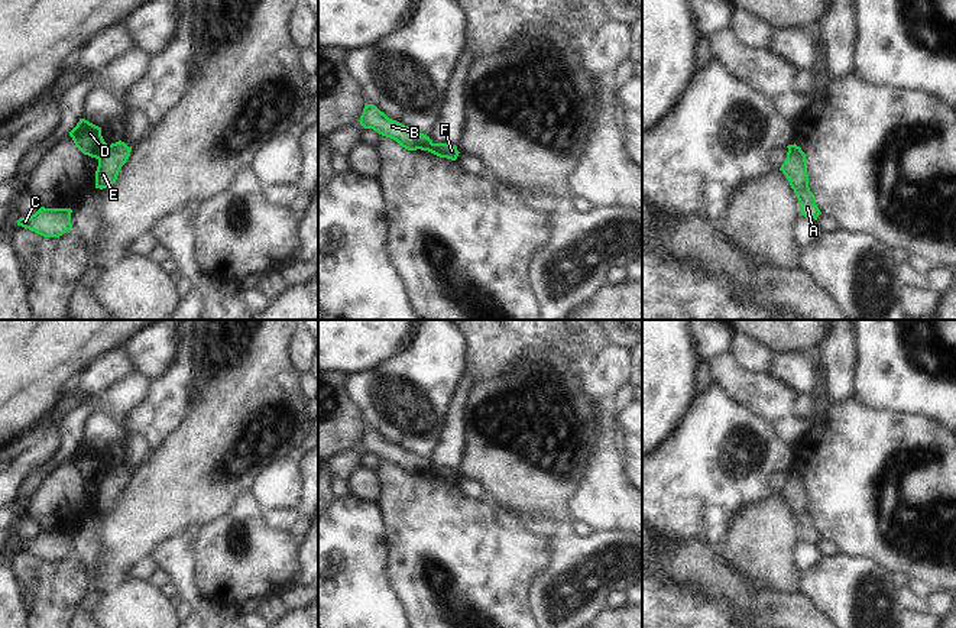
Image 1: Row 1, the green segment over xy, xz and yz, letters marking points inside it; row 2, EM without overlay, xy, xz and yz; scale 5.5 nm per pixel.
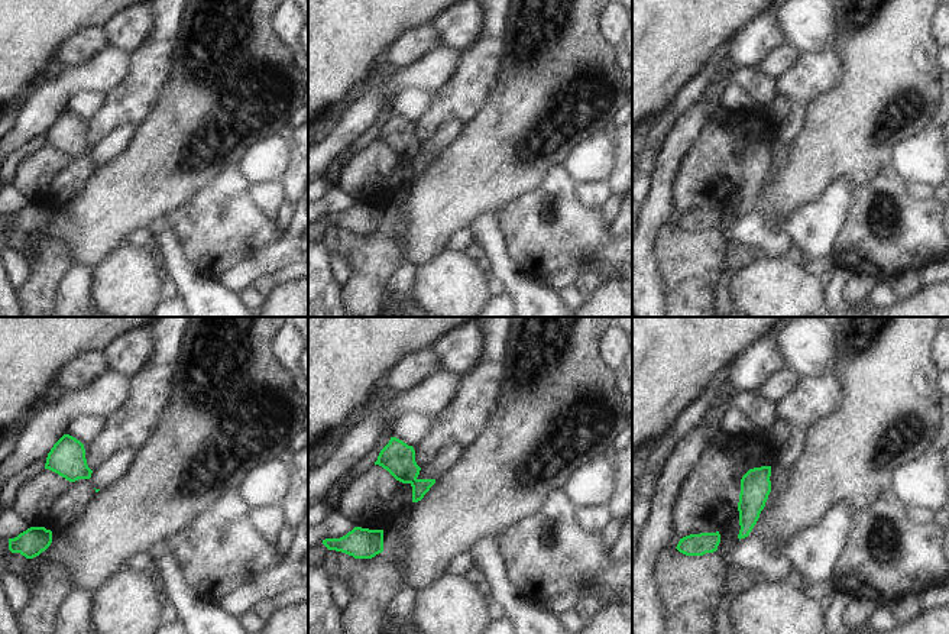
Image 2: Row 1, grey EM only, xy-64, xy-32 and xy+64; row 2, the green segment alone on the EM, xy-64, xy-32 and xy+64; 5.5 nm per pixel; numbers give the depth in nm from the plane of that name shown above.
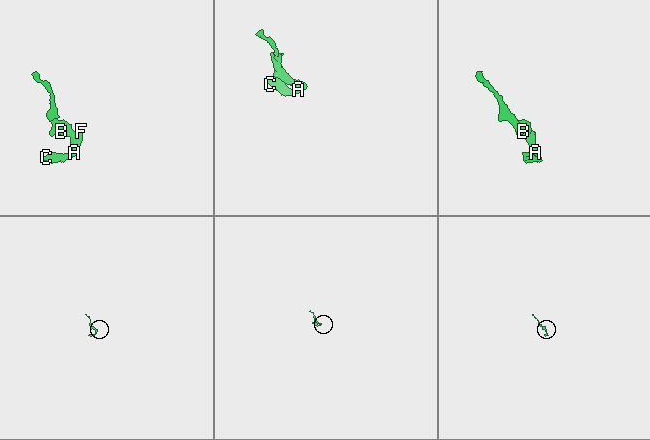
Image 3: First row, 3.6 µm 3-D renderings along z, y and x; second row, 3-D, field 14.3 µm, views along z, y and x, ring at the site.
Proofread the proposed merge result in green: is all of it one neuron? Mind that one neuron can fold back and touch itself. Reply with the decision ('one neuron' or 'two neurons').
two neurons

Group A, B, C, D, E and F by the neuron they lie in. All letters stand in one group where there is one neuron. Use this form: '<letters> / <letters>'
A C E F / B D

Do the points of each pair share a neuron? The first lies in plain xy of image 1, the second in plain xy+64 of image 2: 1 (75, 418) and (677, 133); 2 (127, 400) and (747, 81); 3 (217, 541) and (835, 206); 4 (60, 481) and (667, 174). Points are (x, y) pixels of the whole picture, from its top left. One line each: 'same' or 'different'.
1: different
2: different
3: different
4: different

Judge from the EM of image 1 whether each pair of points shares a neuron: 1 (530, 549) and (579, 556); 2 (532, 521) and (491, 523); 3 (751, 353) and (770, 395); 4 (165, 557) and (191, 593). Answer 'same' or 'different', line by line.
1: different
2: different
3: different
4: same

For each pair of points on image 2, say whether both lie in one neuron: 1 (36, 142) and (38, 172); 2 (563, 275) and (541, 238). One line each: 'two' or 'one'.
1: two
2: two

